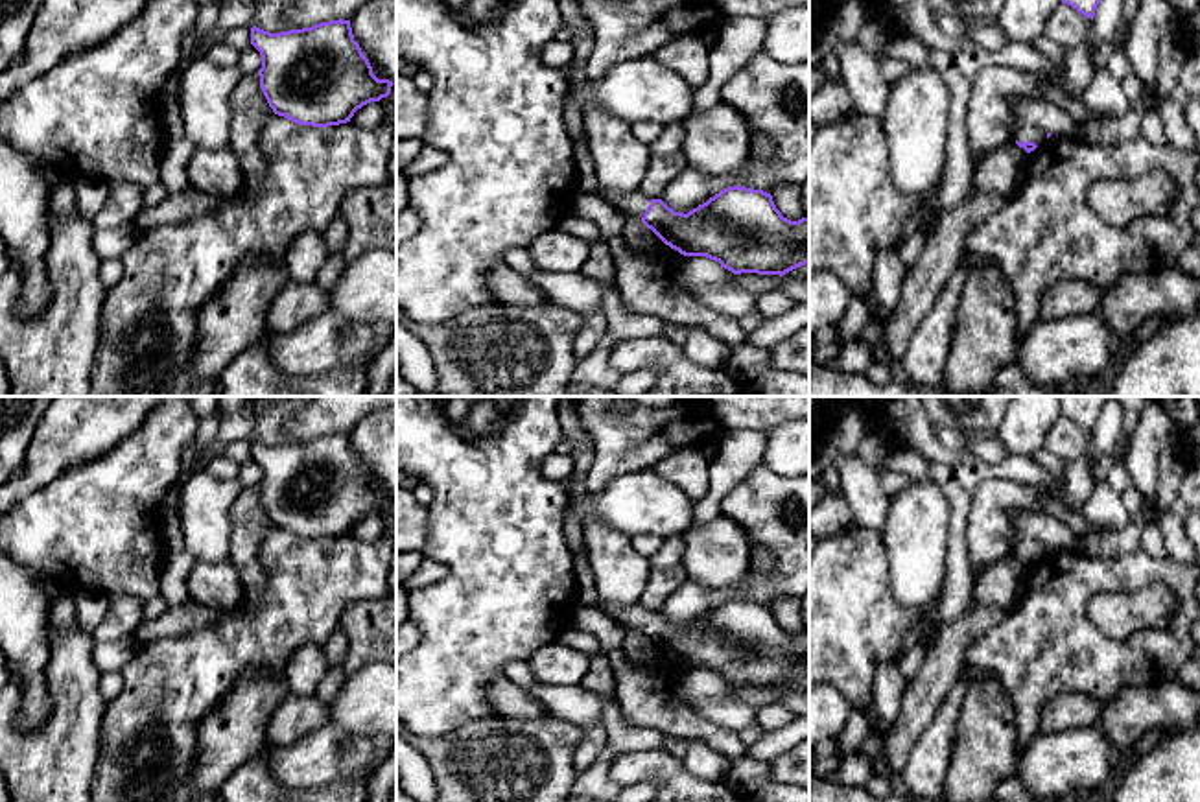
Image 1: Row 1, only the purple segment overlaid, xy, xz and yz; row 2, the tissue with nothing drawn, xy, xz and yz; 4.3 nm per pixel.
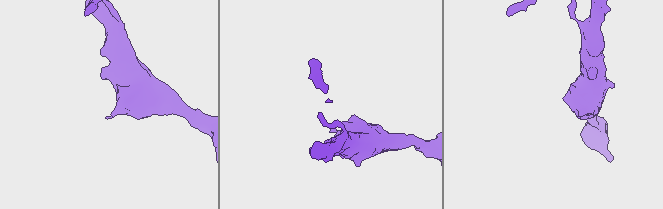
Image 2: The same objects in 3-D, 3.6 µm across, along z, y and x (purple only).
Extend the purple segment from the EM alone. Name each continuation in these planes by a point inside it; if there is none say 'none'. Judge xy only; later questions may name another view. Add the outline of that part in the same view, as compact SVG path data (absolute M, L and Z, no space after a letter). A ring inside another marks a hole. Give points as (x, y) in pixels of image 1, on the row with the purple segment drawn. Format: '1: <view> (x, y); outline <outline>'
none

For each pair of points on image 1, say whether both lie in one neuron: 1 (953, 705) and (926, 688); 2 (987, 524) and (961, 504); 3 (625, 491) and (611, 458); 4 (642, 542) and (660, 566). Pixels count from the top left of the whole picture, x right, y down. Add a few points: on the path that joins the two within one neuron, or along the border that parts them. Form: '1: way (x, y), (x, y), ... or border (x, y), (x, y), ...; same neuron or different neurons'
1: border (964, 660), (961, 679), (920, 736); different neurons
2: border (1000, 478), (974, 493), (968, 552); different neurons
3: border (651, 469), (618, 474), (601, 489), (588, 491); different neurons
4: border (664, 541), (649, 557); different neurons

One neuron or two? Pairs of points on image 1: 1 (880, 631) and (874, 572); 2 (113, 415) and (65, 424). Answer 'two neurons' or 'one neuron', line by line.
1: one neuron
2: one neuron

